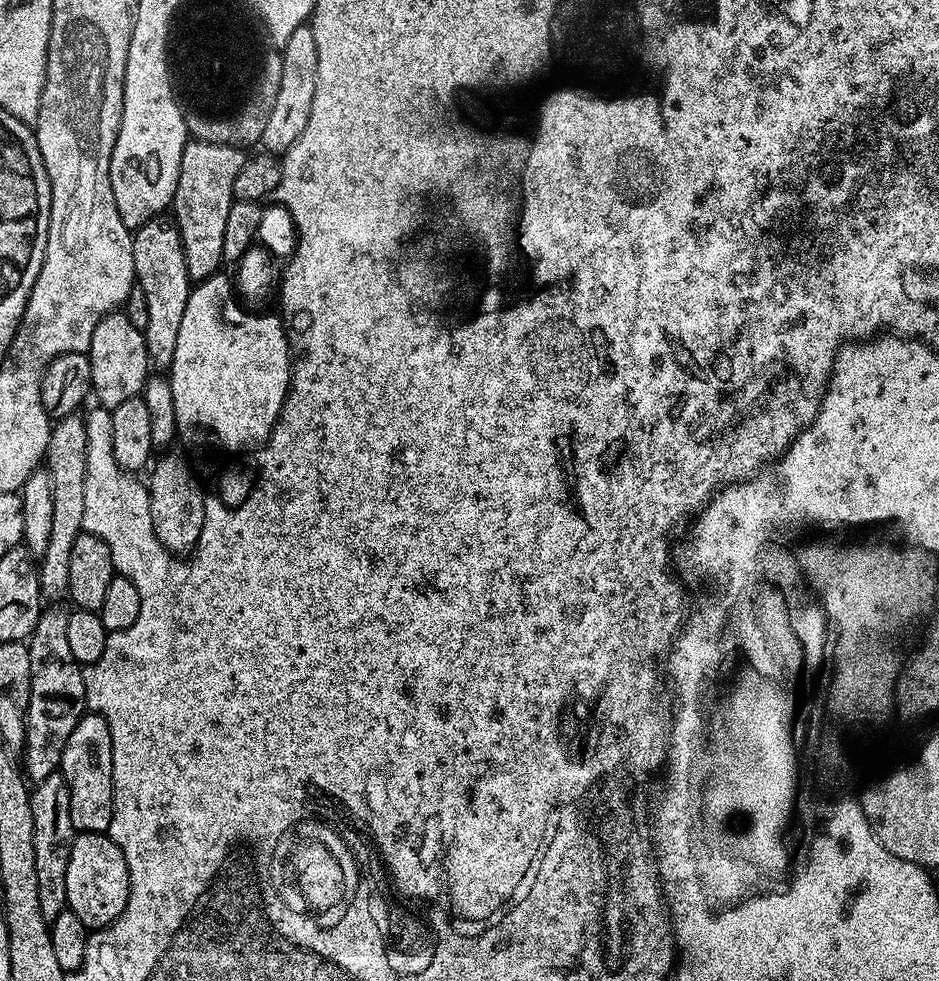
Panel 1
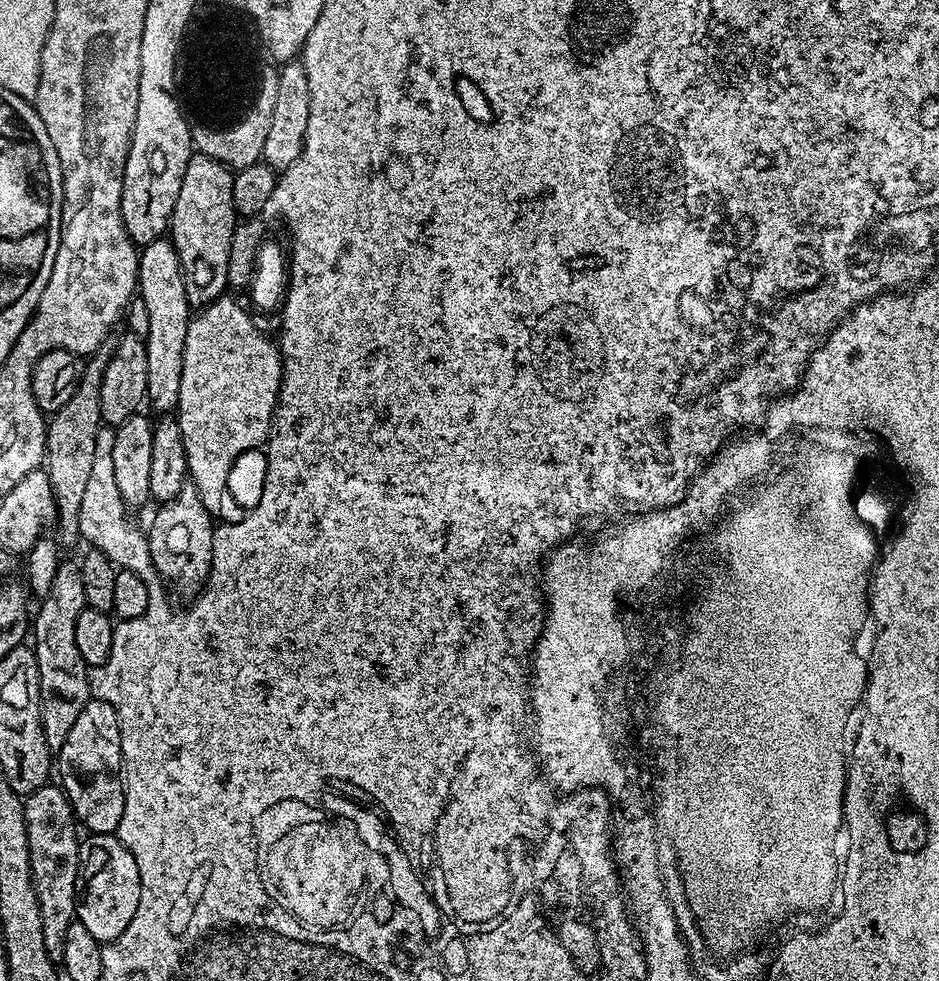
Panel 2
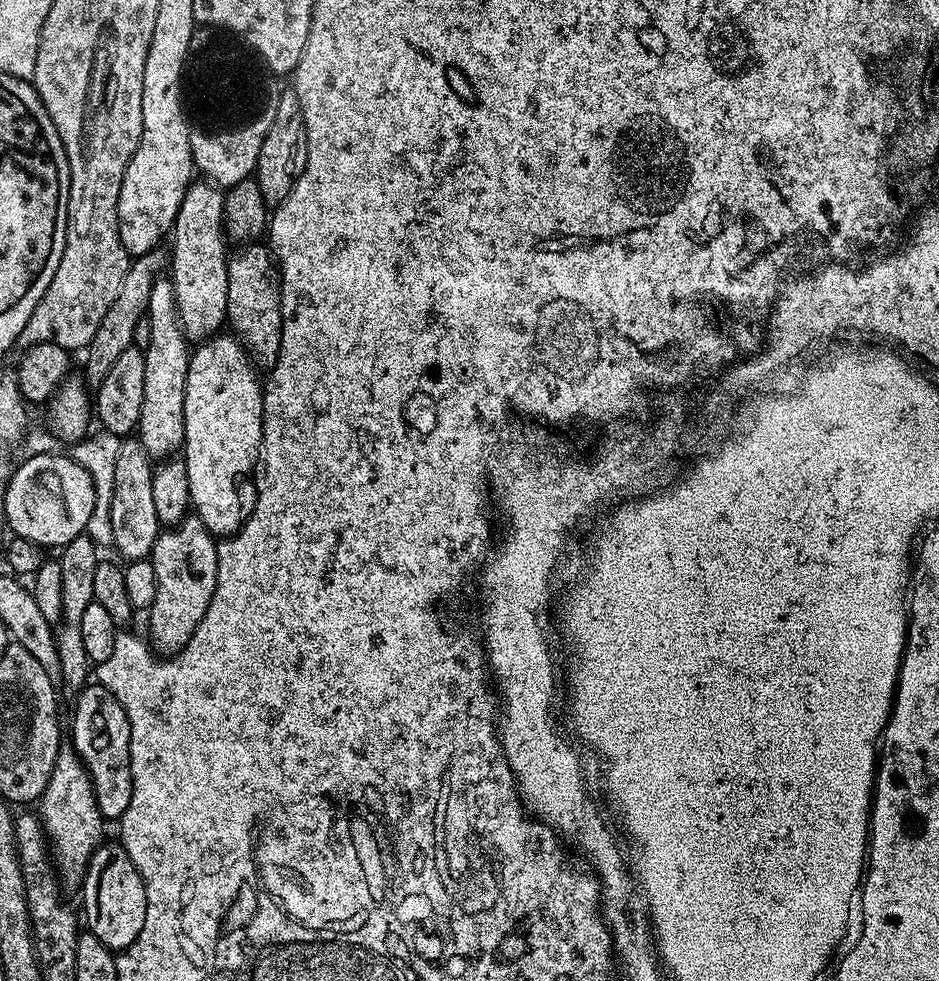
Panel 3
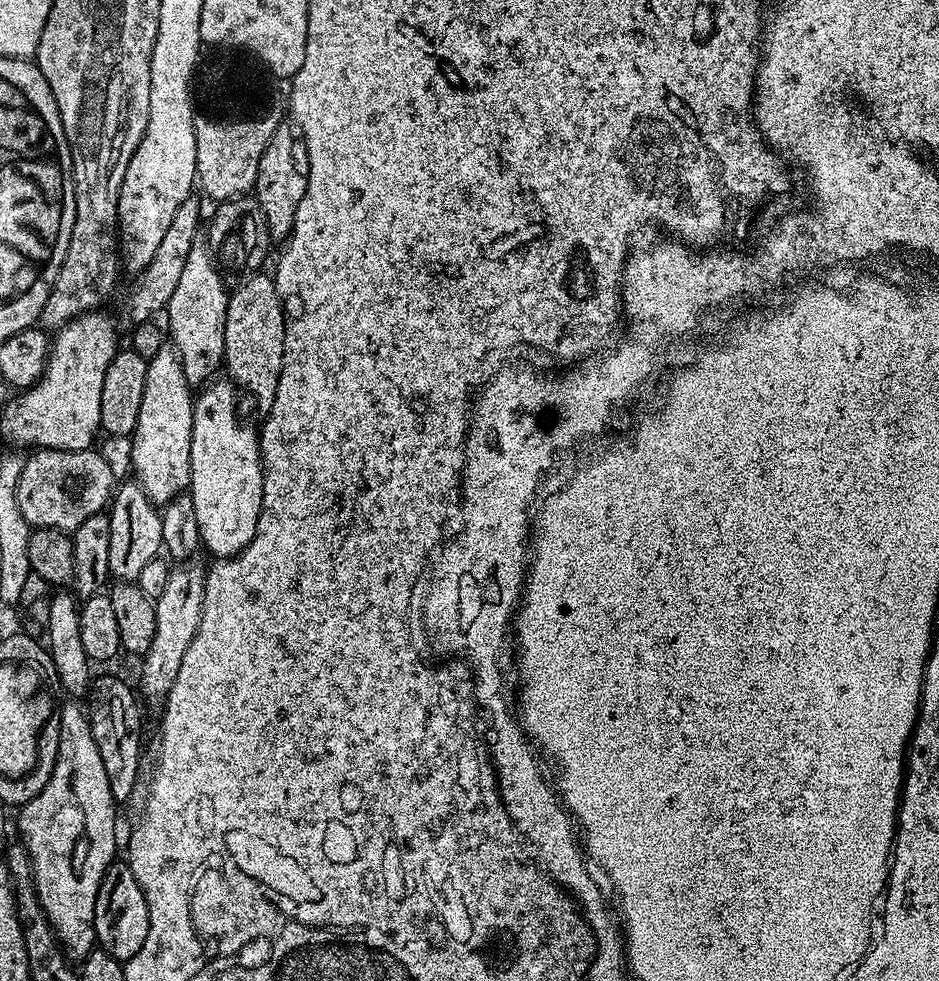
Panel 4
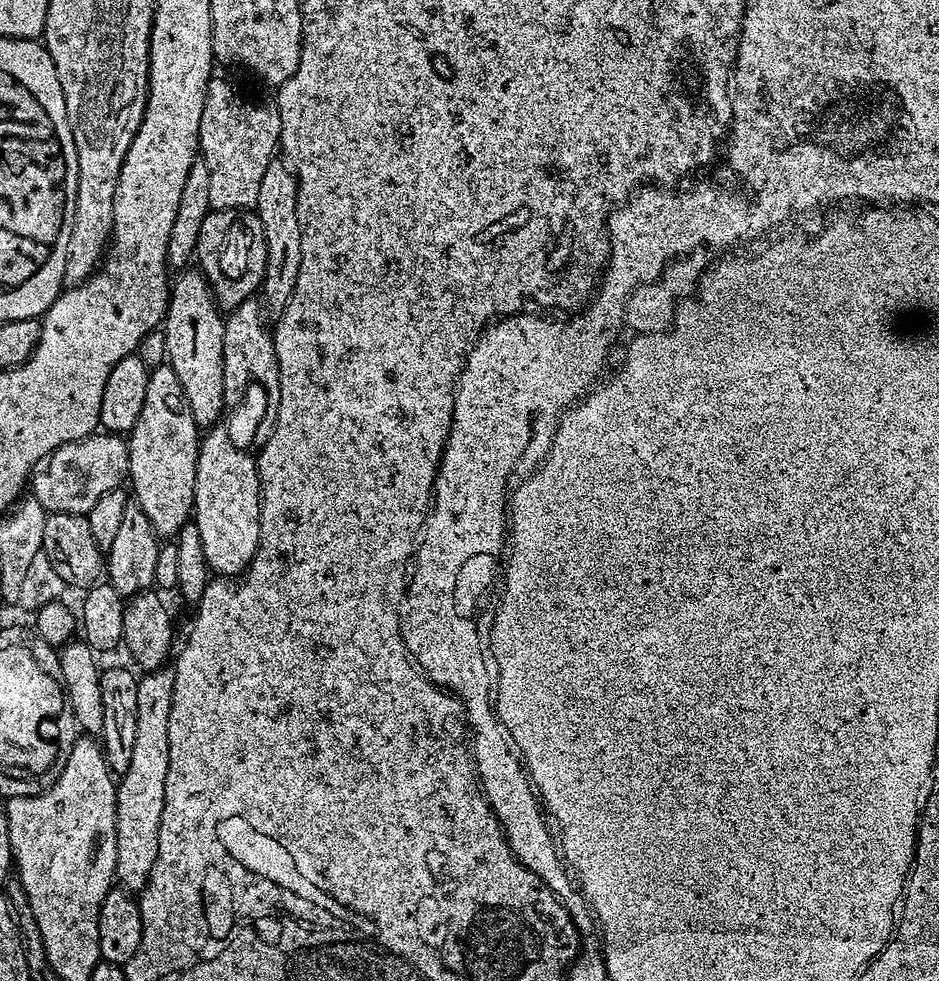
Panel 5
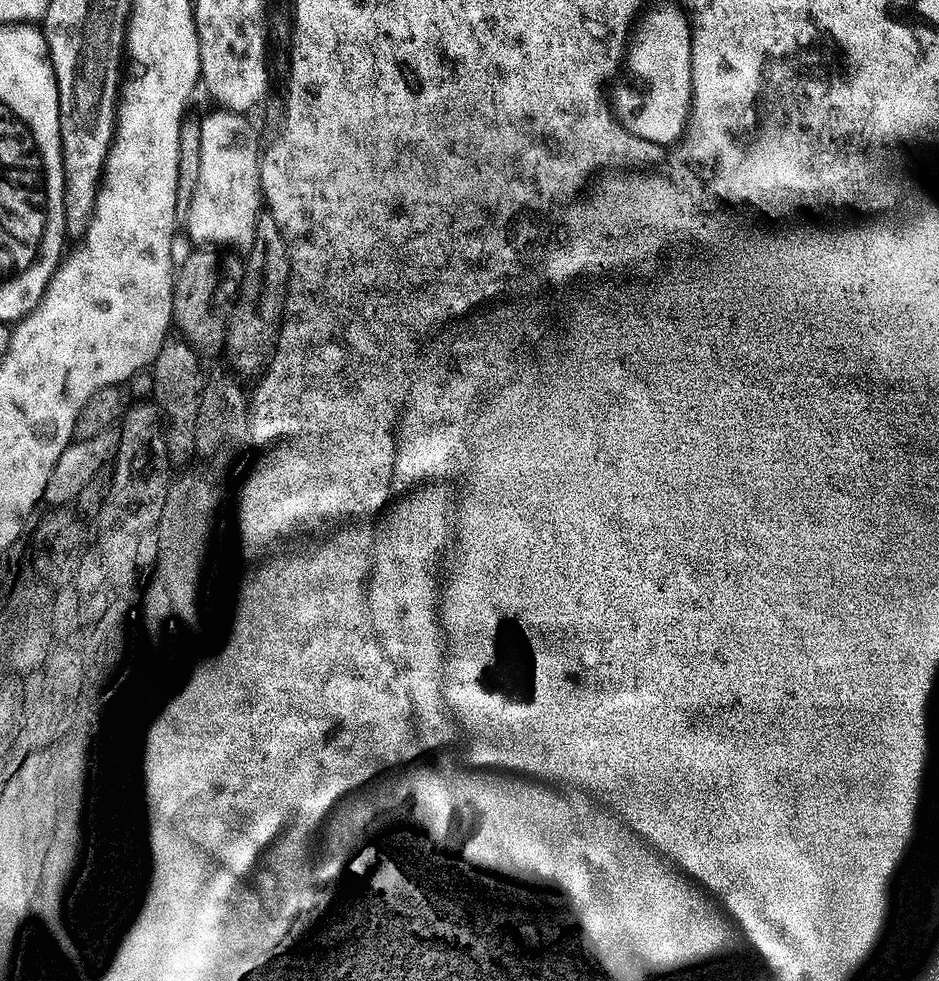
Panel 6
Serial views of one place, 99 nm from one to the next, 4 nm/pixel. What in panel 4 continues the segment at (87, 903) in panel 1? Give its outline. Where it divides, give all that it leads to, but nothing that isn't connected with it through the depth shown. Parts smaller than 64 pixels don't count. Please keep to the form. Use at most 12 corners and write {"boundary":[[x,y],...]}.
{"boundary":[[127,862],[112,863],[94,906],[97,945],[121,962],[150,930]]}

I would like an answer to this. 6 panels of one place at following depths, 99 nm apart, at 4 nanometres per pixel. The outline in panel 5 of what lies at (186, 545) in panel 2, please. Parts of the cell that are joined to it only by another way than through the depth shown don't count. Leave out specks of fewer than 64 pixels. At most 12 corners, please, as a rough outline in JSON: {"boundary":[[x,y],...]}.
{"boundary":[[176,669],[136,681],[136,733],[116,793],[116,863],[151,874]]}

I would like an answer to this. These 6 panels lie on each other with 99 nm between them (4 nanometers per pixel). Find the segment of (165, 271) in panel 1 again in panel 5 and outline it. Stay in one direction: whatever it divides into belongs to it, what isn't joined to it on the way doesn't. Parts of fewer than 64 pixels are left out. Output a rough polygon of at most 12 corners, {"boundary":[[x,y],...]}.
{"boundary":[[167,362],[127,433],[135,507],[157,537],[194,512],[201,435]]}

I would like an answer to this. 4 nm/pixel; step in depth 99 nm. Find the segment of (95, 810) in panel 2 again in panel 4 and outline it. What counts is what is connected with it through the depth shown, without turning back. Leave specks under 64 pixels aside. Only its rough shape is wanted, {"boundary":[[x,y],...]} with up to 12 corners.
{"boundary":[[95,677],[86,711],[110,794],[131,798],[140,776],[133,685]]}

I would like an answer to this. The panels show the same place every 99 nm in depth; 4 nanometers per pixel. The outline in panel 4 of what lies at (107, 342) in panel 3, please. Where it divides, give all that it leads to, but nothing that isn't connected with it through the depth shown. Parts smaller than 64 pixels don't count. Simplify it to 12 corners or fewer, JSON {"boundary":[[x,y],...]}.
{"boundary":[[200,204],[178,206],[124,300],[129,325],[167,309],[201,235]]}

